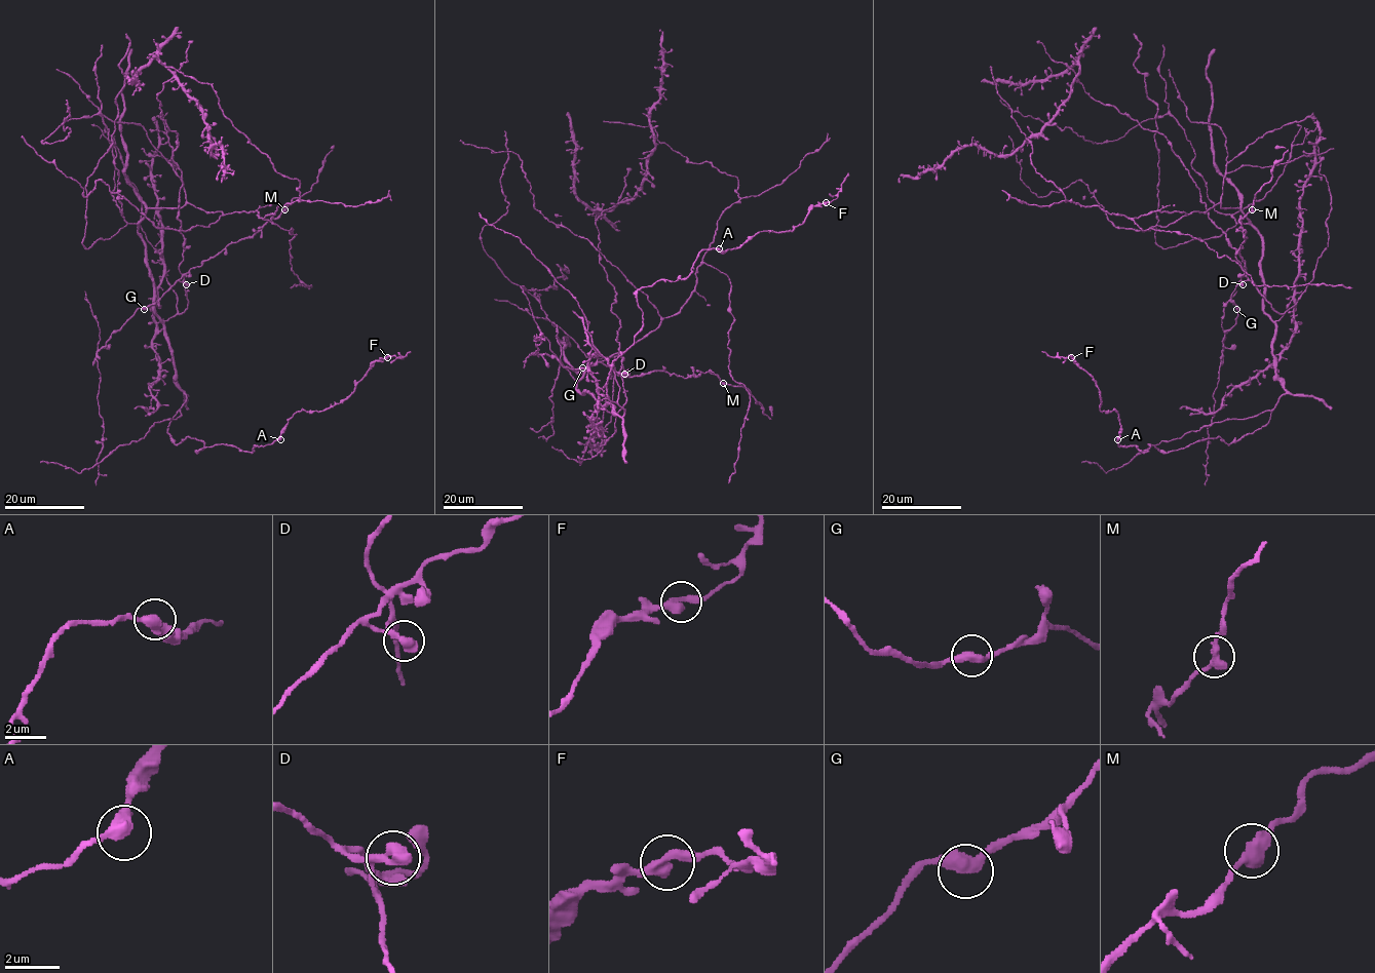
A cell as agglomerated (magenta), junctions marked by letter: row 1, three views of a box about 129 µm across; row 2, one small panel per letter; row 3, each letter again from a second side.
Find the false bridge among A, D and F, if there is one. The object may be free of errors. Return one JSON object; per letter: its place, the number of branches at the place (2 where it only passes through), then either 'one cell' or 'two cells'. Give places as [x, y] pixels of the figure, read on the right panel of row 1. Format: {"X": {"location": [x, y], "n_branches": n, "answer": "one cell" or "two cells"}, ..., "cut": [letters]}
{"A": {"location": [1117, 439], "n_branches": 2, "answer": "one cell"}, "D": {"location": [1243, 284], "n_branches": 2, "answer": "two cells"}, "F": {"location": [1071, 357], "n_branches": 2, "answer": "one cell"}, "cut": ["D"]}

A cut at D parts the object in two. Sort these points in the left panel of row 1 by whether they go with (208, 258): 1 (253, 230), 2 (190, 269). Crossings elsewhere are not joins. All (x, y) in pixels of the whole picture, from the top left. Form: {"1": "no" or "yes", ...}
{"1": "yes", "2": "yes"}

